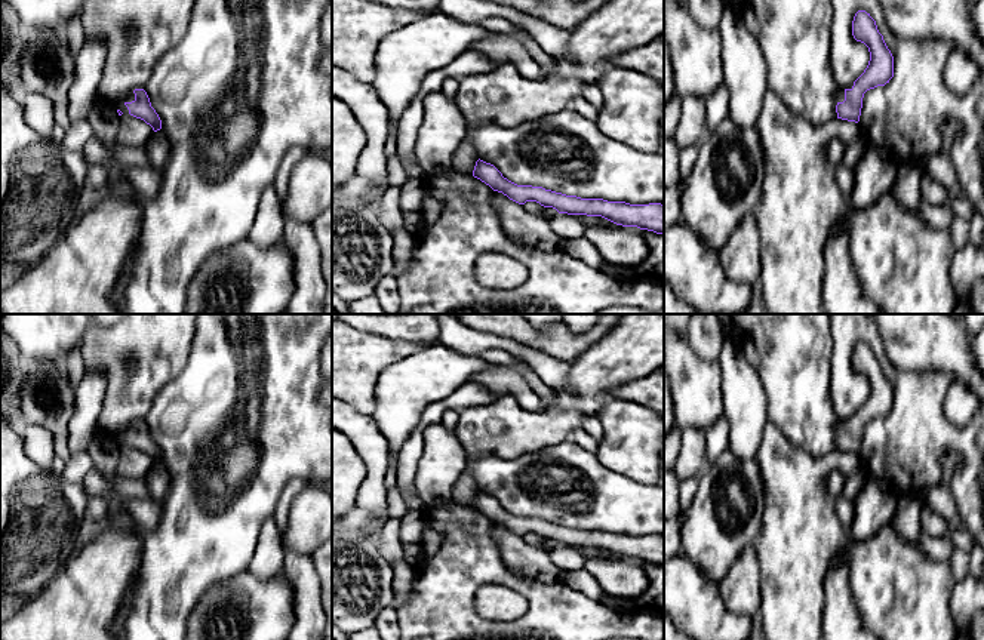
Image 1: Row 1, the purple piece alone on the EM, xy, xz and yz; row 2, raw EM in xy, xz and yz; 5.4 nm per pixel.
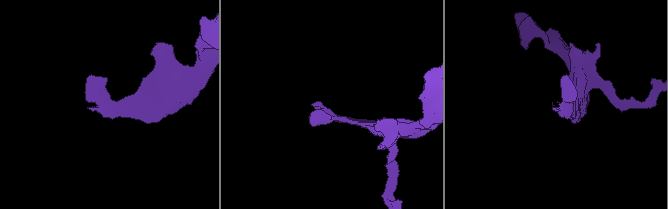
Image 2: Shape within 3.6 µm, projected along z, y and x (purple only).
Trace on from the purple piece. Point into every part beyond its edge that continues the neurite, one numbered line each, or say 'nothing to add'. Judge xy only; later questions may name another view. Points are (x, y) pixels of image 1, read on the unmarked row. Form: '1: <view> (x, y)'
1: xy (131, 428)

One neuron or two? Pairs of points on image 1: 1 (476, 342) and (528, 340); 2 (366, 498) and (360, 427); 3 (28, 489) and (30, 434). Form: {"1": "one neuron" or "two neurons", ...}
{"1": "two neurons", "2": "one neuron", "3": "two neurons"}

